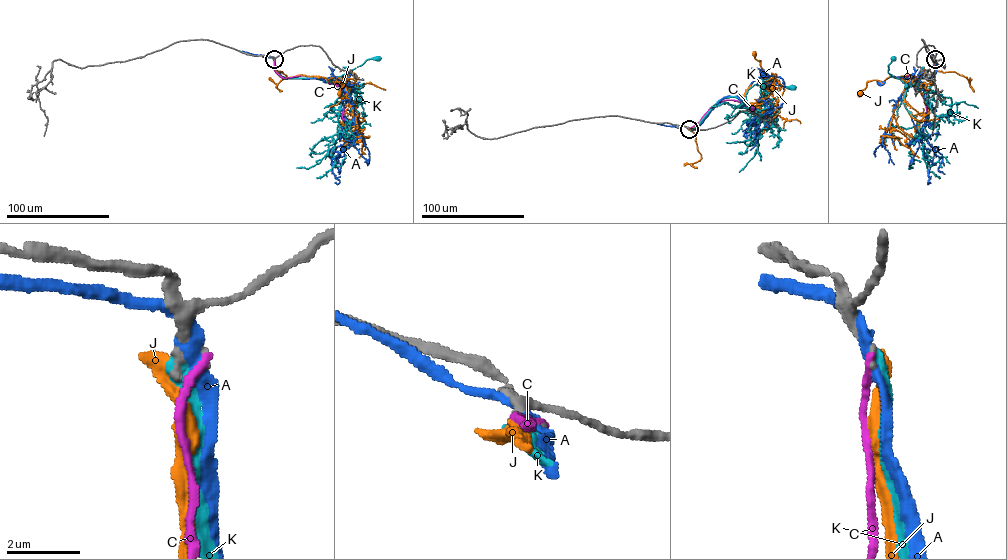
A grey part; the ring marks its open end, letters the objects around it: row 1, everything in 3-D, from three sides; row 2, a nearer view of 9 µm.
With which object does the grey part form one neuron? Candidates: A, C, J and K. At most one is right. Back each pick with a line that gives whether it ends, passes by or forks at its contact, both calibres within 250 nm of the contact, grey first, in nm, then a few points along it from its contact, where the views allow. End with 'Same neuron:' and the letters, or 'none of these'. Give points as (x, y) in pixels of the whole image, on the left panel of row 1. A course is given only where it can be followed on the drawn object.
K: It ends there. Thickness 320 nm (grey) against 500 nm. Its course: (274, 59), (276, 71), (283, 78), (312, 78), (332, 84), (332, 78), (346, 74), (367, 60), (378, 58)
Same neuron: K

